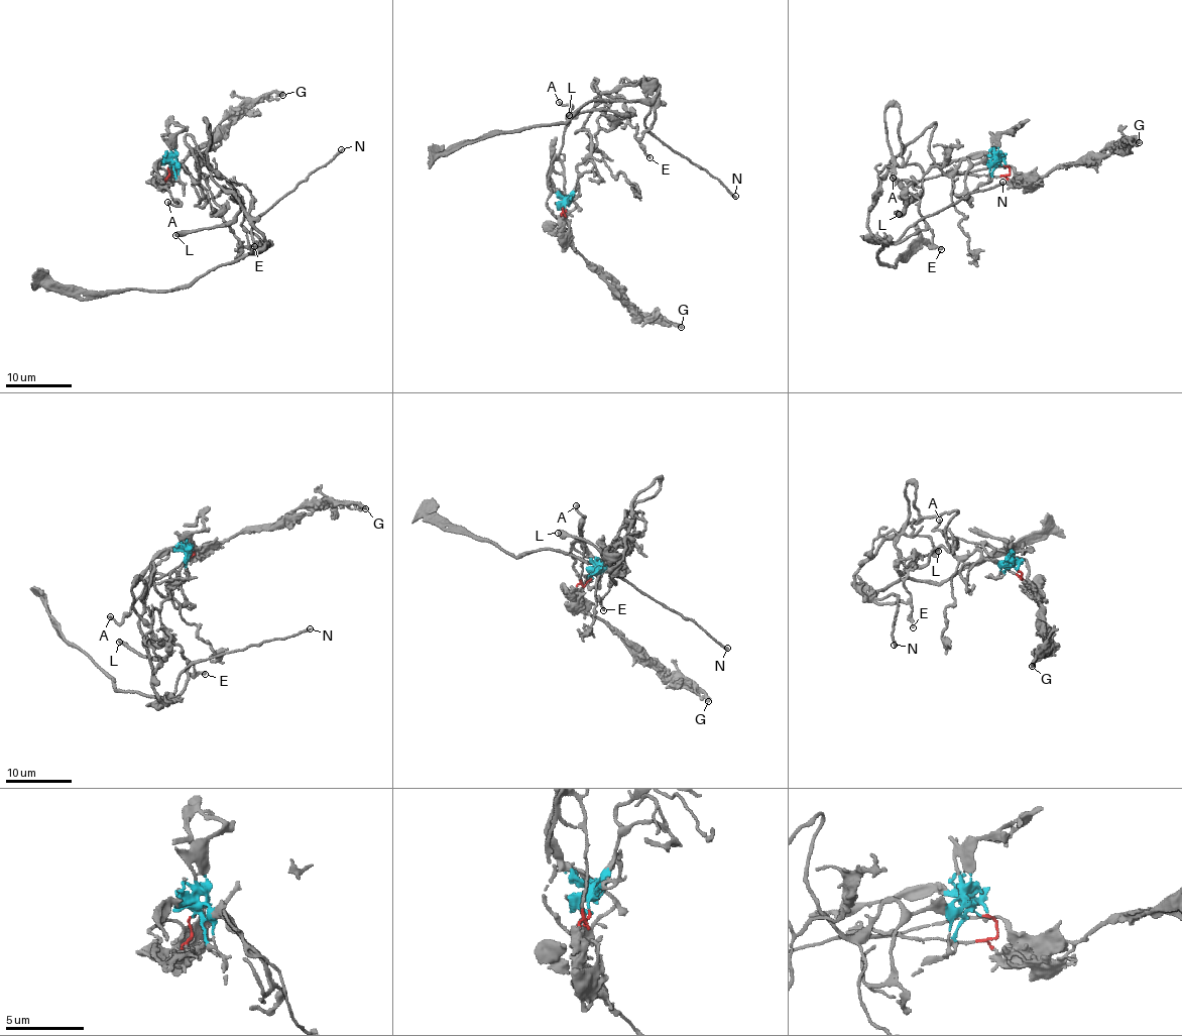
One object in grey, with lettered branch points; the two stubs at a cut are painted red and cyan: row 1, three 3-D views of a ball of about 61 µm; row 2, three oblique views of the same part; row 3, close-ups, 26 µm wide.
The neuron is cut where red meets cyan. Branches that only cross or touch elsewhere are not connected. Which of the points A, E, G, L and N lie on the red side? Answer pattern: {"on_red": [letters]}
{"on_red": ["A", "G"]}

